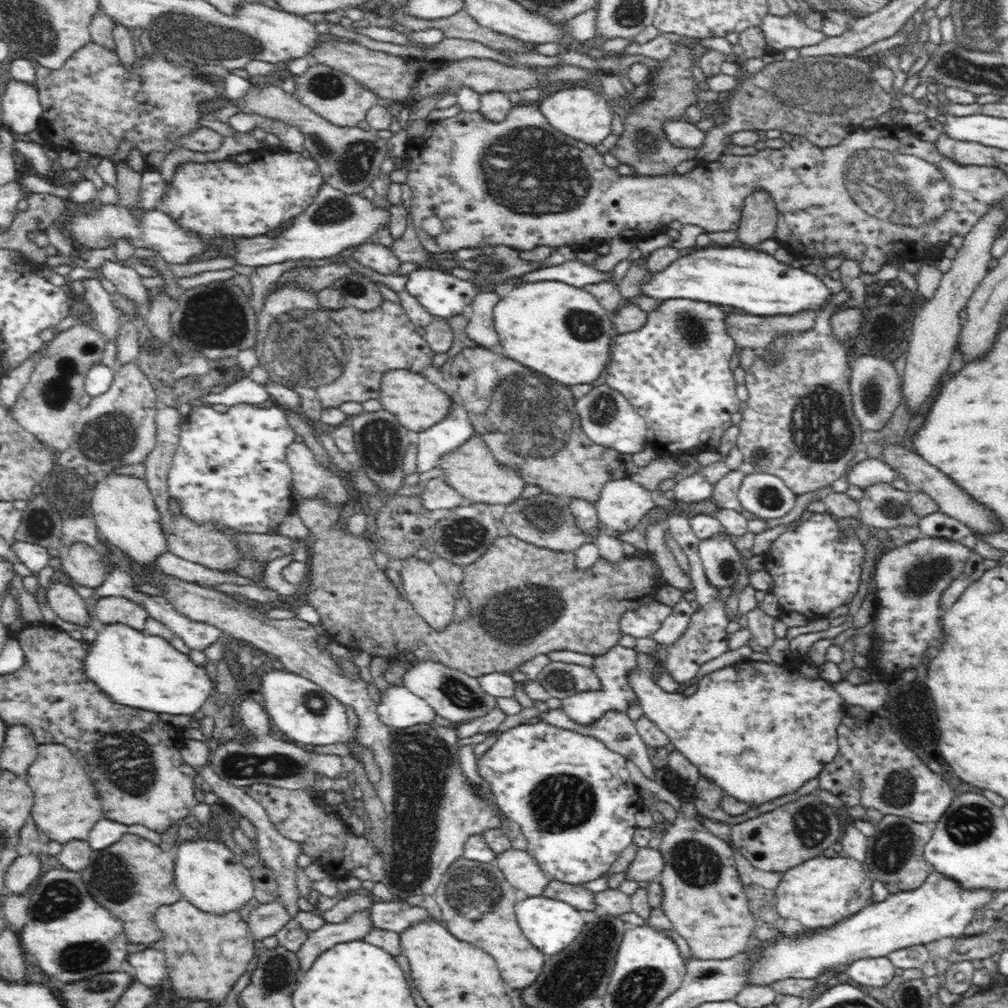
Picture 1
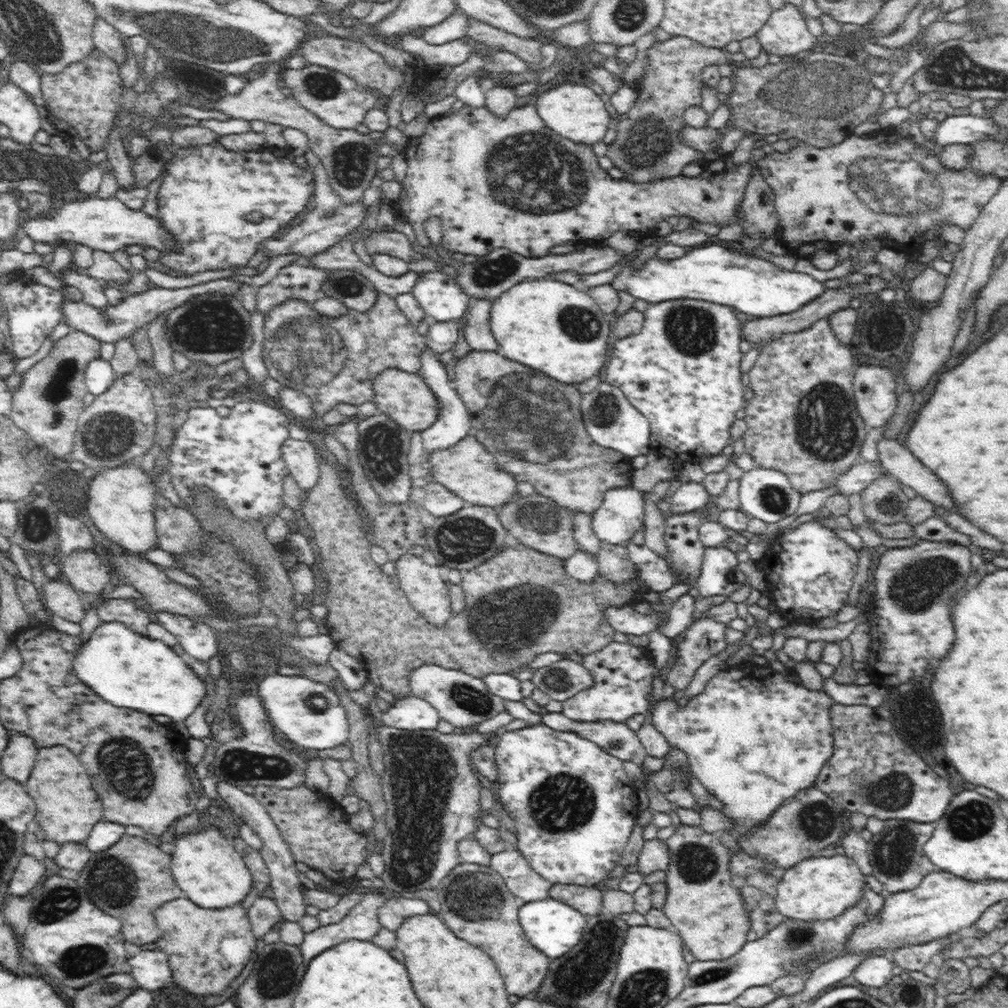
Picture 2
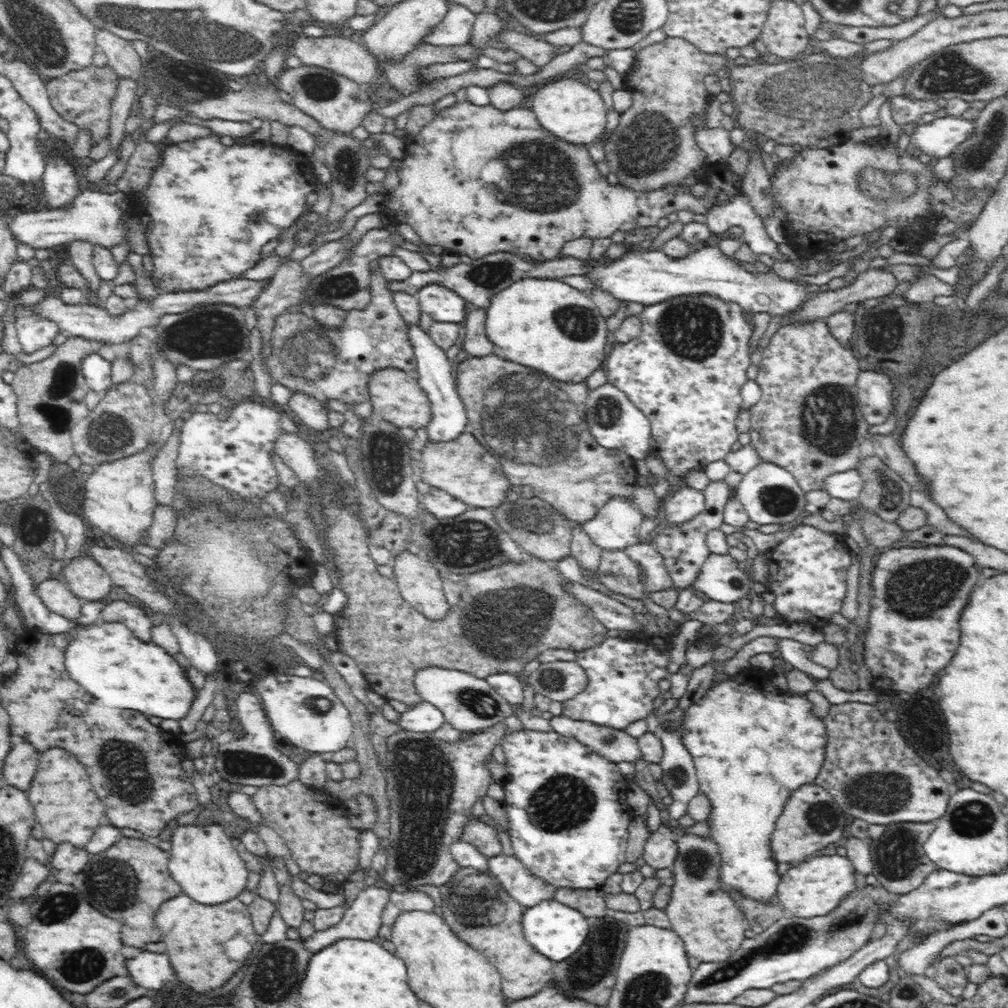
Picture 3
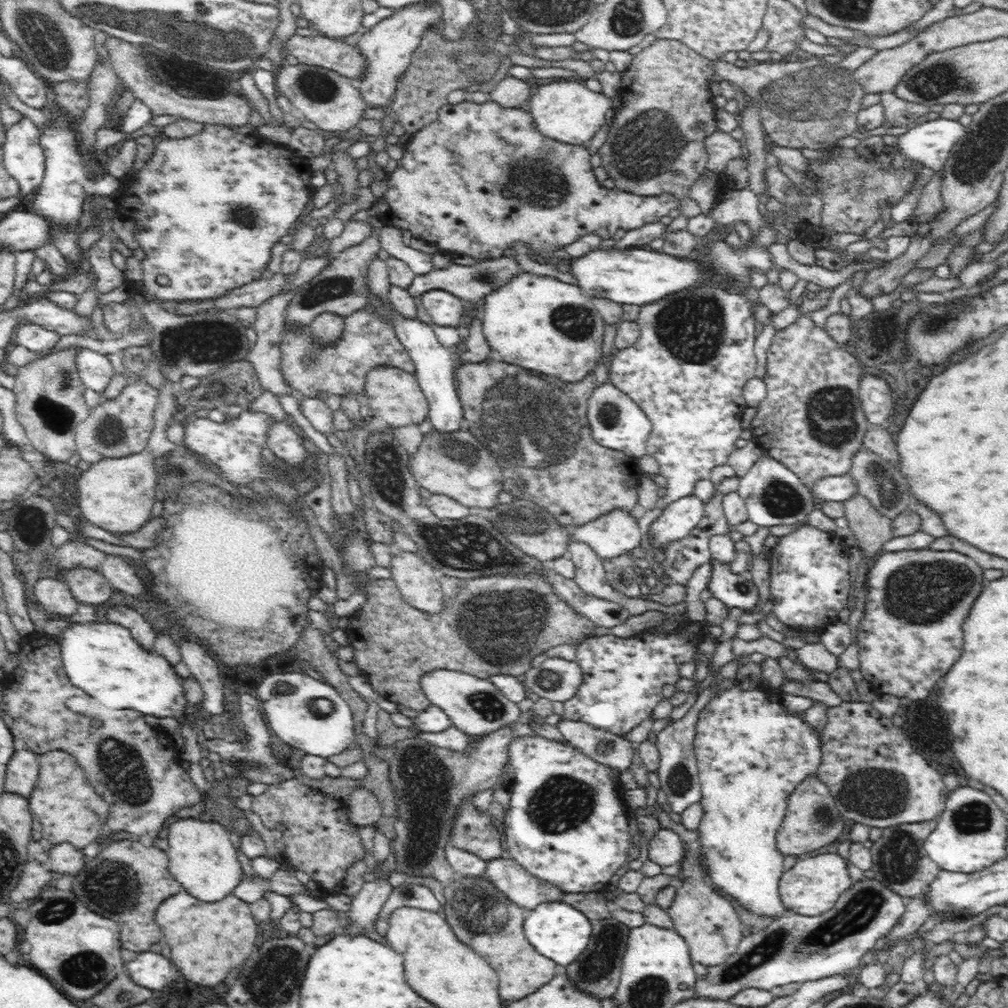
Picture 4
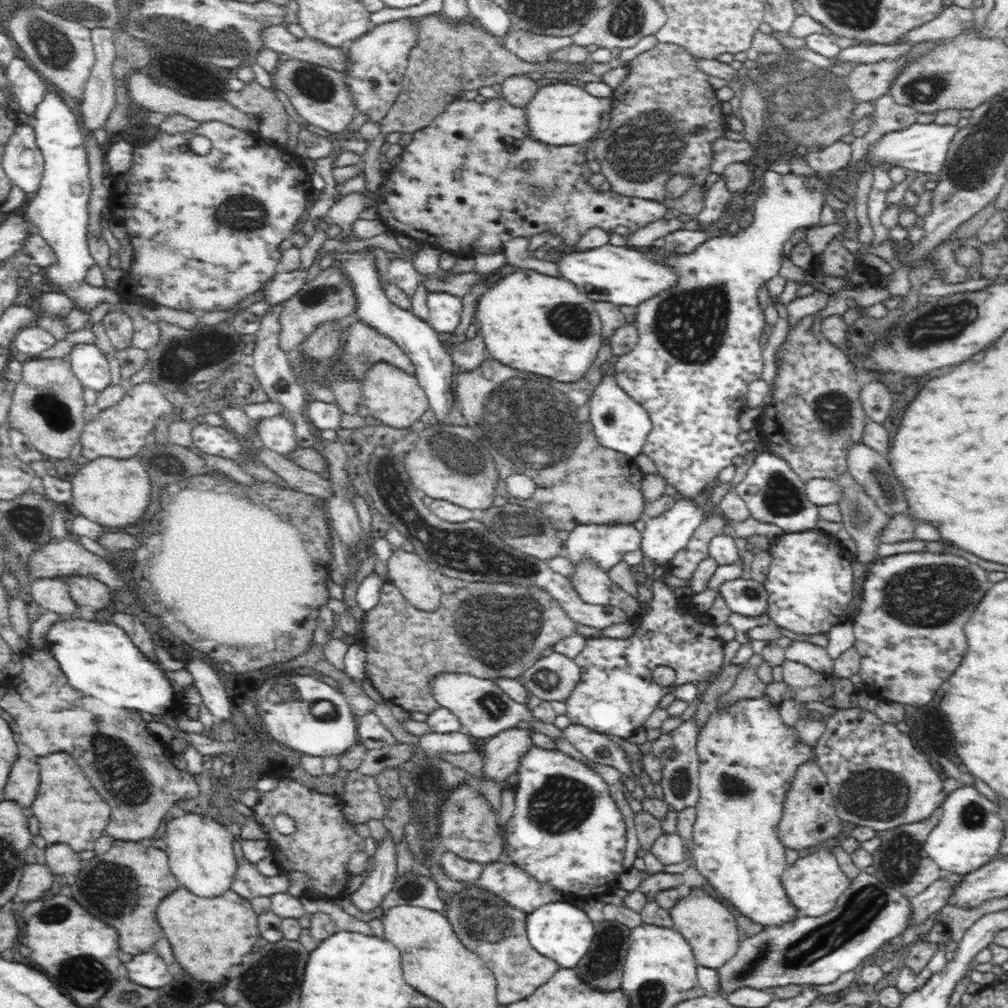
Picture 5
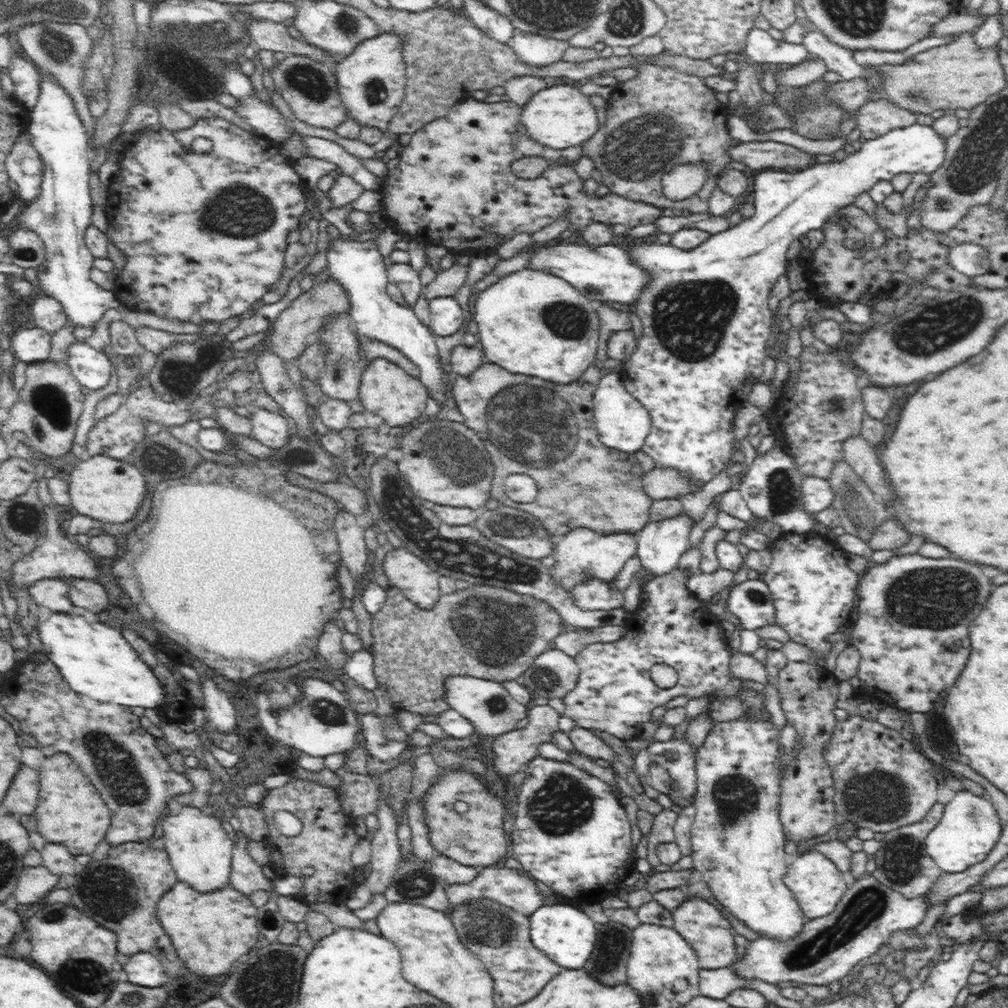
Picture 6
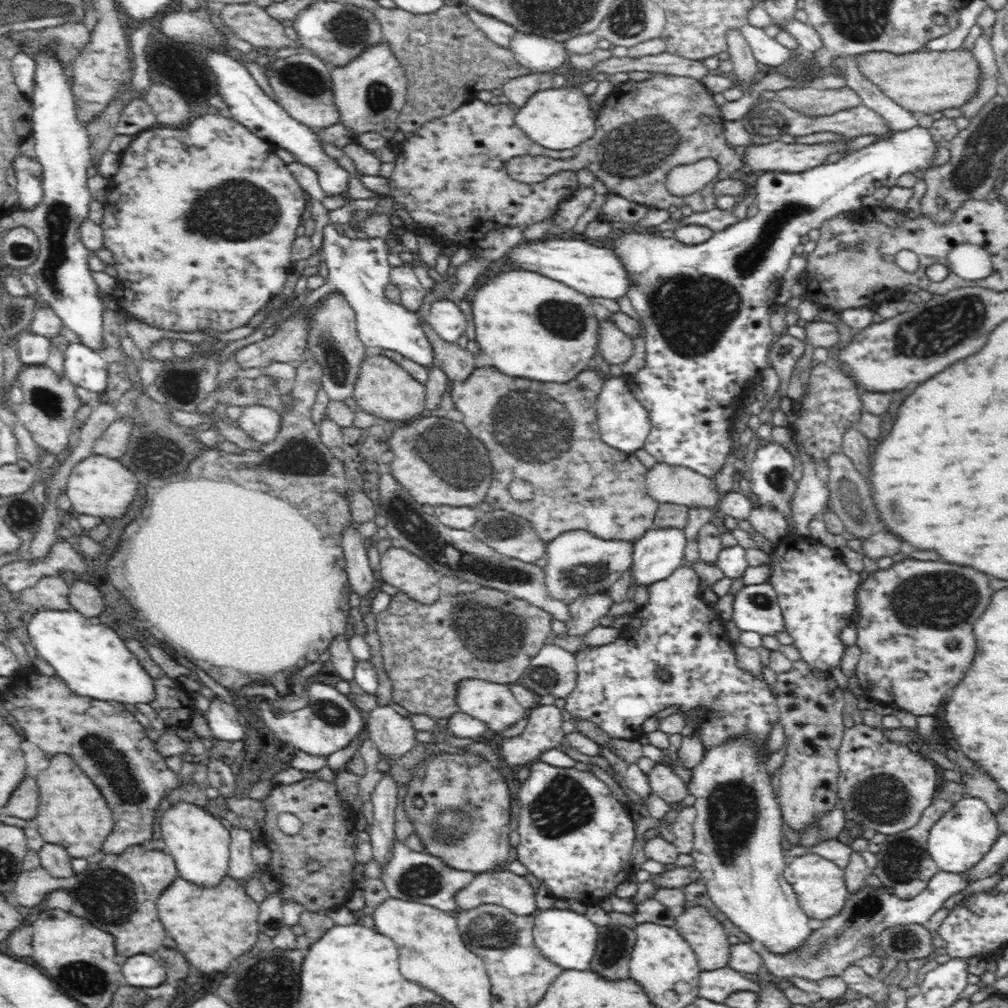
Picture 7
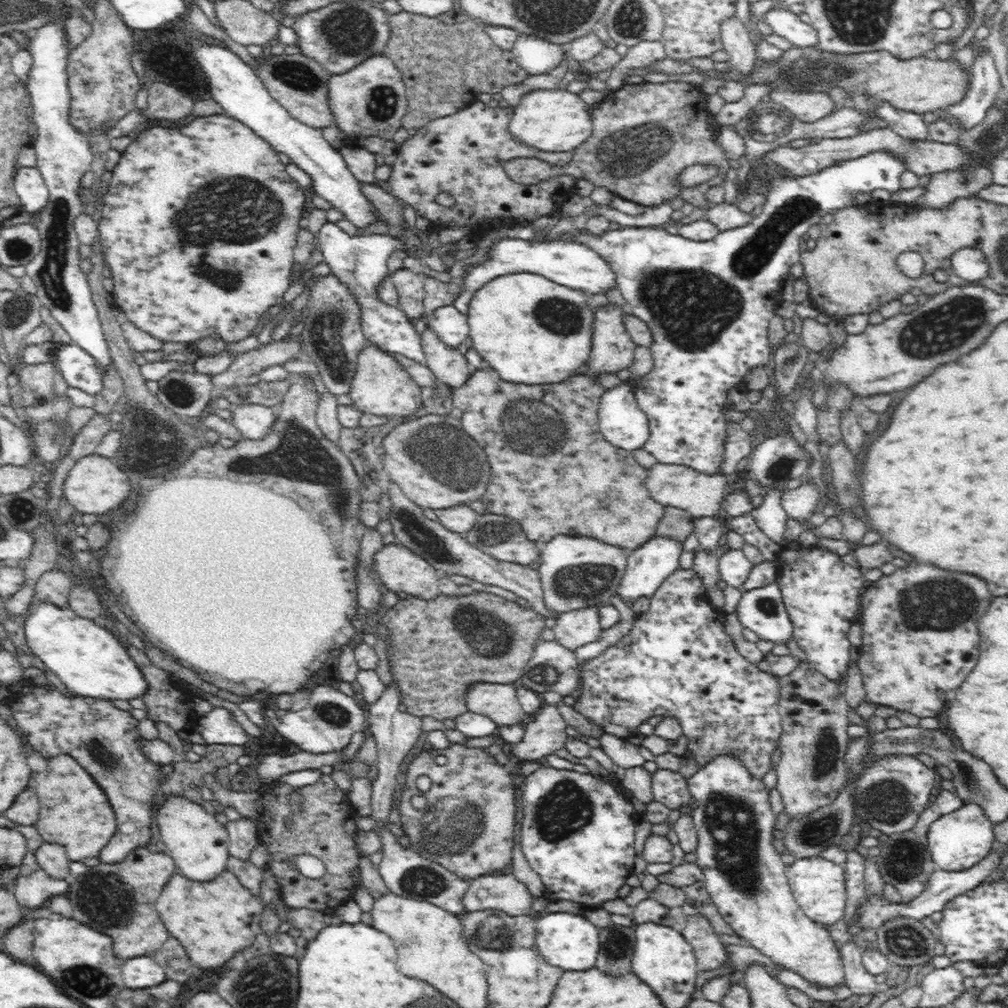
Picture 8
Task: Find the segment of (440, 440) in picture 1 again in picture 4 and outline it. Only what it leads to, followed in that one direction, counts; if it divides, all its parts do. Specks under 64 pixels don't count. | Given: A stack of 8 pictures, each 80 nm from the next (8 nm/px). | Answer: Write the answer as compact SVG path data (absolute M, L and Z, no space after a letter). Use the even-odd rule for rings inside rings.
M398 311L389 314L394 330L403 345L408 349L415 365L414 376L420 389L429 403L429 418L433 431L437 433L456 433L461 431L461 423L465 417L462 404L458 399L455 382L454 360L449 347L443 347L432 330L432 324L426 324L418 319L404 319Z

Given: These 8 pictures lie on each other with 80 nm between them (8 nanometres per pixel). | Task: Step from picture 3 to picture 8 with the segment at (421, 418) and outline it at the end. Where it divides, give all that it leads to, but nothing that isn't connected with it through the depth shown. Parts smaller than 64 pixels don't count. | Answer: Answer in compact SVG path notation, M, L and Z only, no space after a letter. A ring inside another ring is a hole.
M364 345L358 355L358 366L351 381L350 398L361 413L380 417L414 416L421 406L421 387L409 376L390 353L374 345Z

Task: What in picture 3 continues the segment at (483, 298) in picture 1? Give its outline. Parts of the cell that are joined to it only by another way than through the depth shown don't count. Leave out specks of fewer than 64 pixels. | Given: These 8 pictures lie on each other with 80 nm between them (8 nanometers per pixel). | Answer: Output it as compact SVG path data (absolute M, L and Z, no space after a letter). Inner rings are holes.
M470 307L467 310L467 315L464 317L464 332L463 346L469 356L486 356L497 352L494 343L486 334L486 311L485 307Z

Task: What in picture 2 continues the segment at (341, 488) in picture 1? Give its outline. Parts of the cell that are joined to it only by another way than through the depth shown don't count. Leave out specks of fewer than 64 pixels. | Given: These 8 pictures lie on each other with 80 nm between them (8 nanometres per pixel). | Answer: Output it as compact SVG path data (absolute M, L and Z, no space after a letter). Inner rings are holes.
M288 439L282 446L282 457L284 458L291 477L298 486L307 494L319 479L318 471L319 456L315 447L310 442L300 442Z

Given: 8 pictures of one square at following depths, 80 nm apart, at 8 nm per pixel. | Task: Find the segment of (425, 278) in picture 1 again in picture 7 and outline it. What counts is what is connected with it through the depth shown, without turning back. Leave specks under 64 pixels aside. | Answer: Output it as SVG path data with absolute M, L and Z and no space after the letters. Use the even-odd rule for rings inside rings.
M439 299L430 305L427 320L446 344L458 340L466 330L466 314L458 303L450 299Z

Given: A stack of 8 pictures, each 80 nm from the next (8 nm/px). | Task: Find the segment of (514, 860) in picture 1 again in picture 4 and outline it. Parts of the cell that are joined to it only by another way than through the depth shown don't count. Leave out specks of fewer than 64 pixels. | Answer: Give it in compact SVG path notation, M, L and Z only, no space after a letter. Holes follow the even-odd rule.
M498 858L488 861L484 878L494 882L494 886L496 886L500 892L504 893L514 904L526 908L529 911L537 908L542 902L560 901L560 896L562 896L562 892L556 886L536 879L536 877L530 875L524 867L515 863L513 859L504 860L504 858Z

